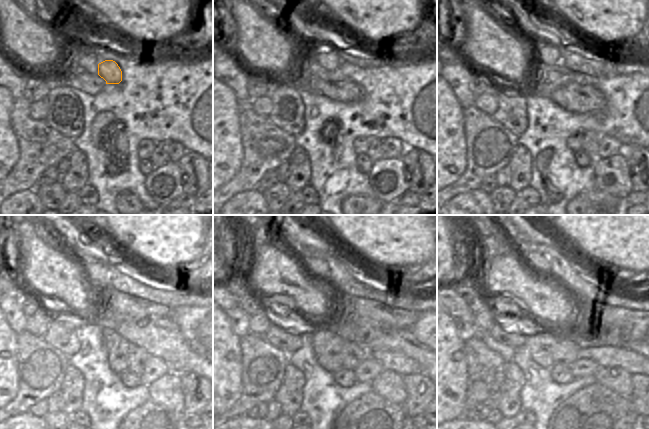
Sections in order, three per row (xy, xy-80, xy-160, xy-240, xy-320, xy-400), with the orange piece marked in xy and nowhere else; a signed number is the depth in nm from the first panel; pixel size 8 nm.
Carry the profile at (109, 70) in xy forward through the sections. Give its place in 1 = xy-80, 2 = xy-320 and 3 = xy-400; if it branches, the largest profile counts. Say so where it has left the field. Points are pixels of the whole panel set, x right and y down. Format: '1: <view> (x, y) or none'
1: xy-80 (329, 58)
2: xy-320 (318, 268)
3: xy-400 (535, 260)

